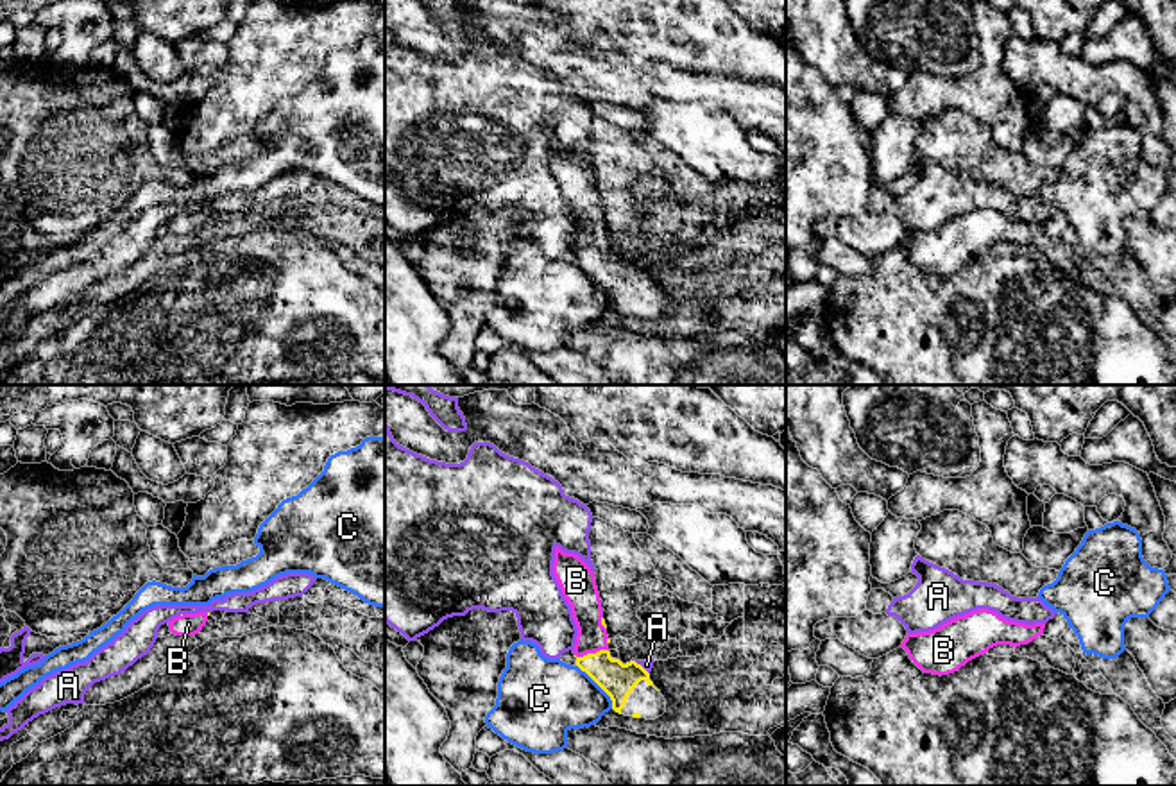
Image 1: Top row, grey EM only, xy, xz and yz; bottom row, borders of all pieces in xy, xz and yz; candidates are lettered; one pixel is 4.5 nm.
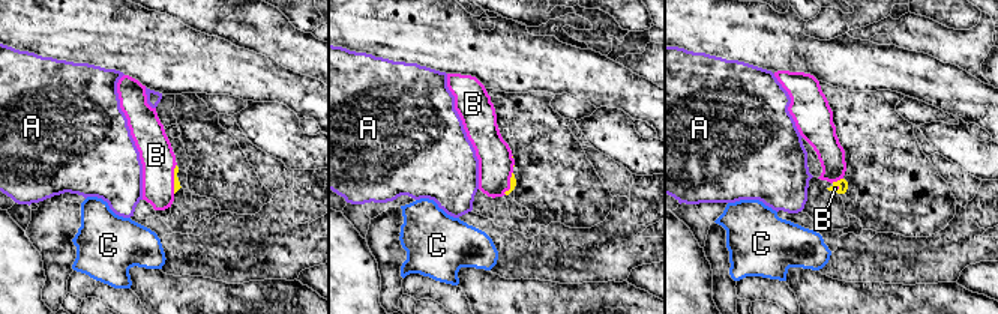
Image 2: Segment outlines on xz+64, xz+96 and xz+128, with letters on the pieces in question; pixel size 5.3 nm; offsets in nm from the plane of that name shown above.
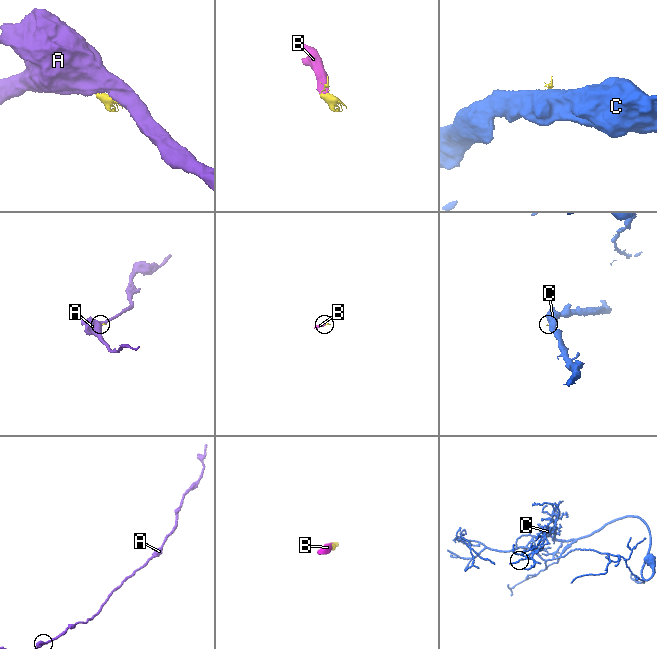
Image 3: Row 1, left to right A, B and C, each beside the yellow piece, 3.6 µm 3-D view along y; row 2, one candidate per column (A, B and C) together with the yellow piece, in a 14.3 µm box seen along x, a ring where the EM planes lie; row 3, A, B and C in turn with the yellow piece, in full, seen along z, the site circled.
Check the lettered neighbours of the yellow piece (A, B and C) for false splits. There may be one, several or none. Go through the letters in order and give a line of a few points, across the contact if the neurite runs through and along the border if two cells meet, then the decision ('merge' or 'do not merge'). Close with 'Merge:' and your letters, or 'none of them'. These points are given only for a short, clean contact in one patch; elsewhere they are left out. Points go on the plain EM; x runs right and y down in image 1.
A: do not merge
B: line xz (616, 278), (591, 253), (591, 222), (586, 205); merge
C: line xz (577, 264), (609, 296), (613, 307); do not merge
Merge: B

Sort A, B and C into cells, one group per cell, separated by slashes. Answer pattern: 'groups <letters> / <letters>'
groups A / B / C

